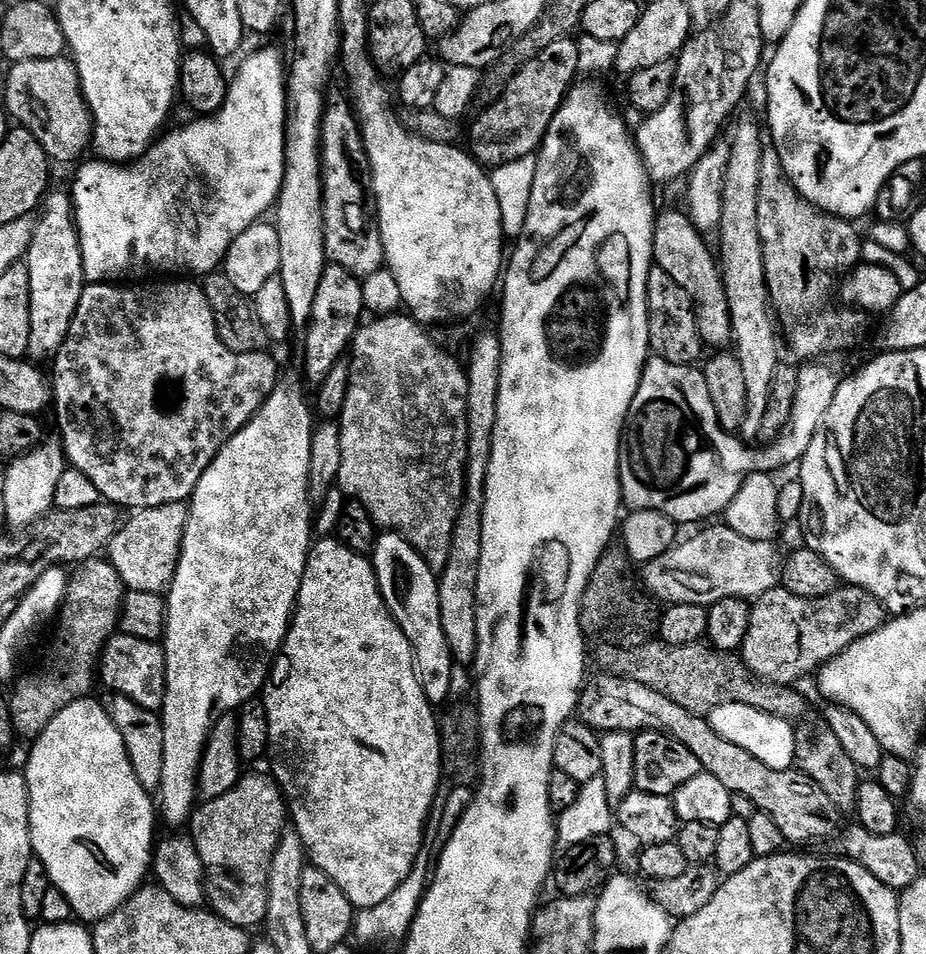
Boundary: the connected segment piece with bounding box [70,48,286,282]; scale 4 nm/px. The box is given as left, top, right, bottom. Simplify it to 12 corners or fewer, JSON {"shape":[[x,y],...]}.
{"shape":[[286,64],[141,161],[81,163],[84,275],[212,274],[284,181]]}

